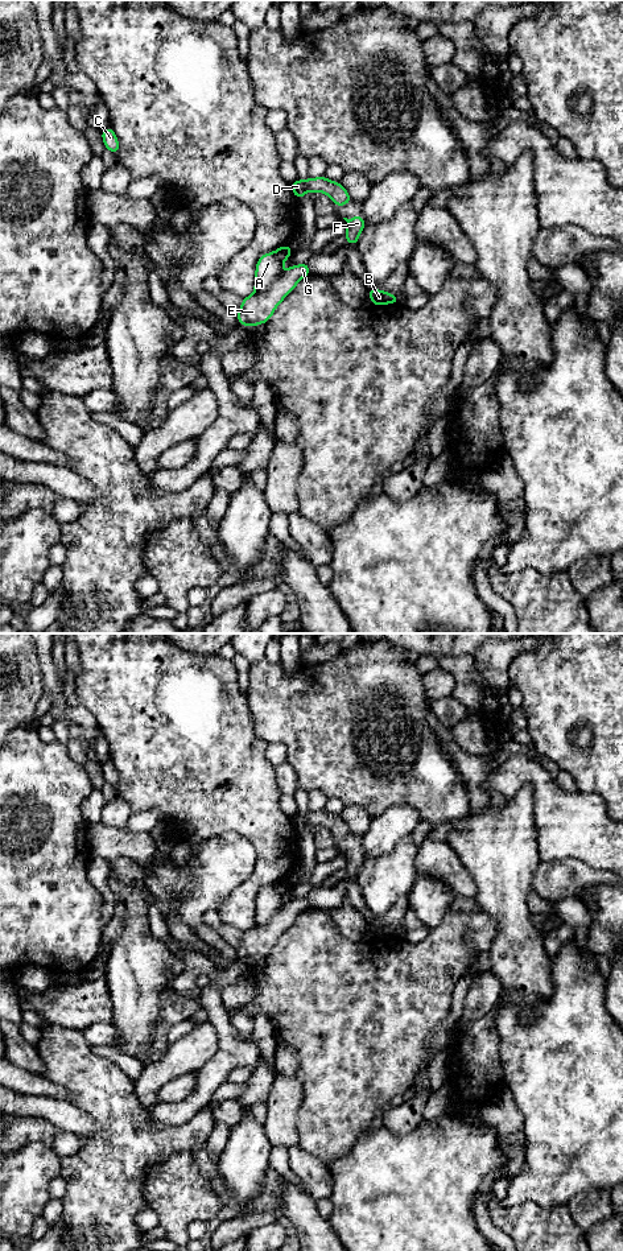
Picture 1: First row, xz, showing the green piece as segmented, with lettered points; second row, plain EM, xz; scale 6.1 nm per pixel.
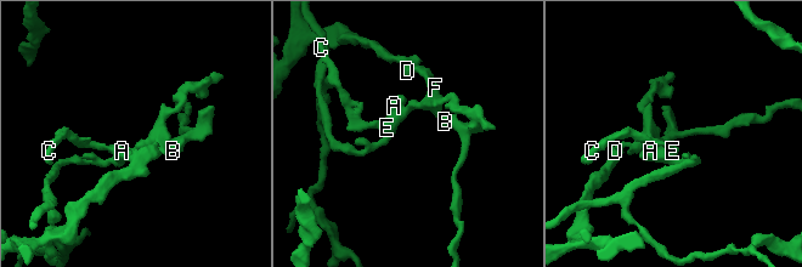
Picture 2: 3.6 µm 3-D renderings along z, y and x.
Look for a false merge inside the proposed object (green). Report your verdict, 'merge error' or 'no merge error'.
merge error

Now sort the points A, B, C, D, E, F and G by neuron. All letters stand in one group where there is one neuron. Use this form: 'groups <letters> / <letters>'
groups A / B C D E F G

